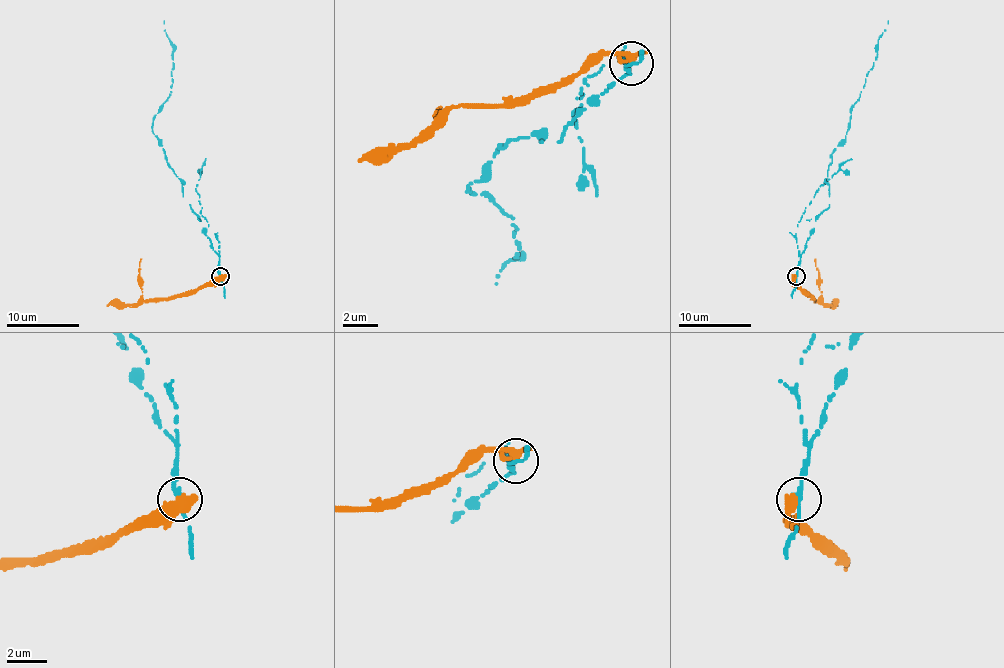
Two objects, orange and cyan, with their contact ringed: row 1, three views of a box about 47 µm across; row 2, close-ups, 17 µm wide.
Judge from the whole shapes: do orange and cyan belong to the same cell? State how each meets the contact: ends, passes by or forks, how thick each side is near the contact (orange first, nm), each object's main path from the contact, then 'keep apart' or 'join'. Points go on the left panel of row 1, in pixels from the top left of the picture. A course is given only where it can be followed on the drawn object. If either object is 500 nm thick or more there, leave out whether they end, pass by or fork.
550 nm thick on the orange side, 240 nm on the other; orange runs (219, 275), (191, 294), (143, 301), (142, 259); cyan runs (219, 275), (219, 256), (152, 132), (152, 118), (172, 83), (172, 42), (163, 20); keep apart

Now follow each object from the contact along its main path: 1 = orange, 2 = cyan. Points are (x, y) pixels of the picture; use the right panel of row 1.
1: (796, 275), (792, 281), (816, 301), (821, 292), (819, 272), (814, 259)
2: (796, 275), (816, 219), (829, 207), (827, 170), (832, 152), (847, 132), (850, 107), (859, 98), (888, 20)

